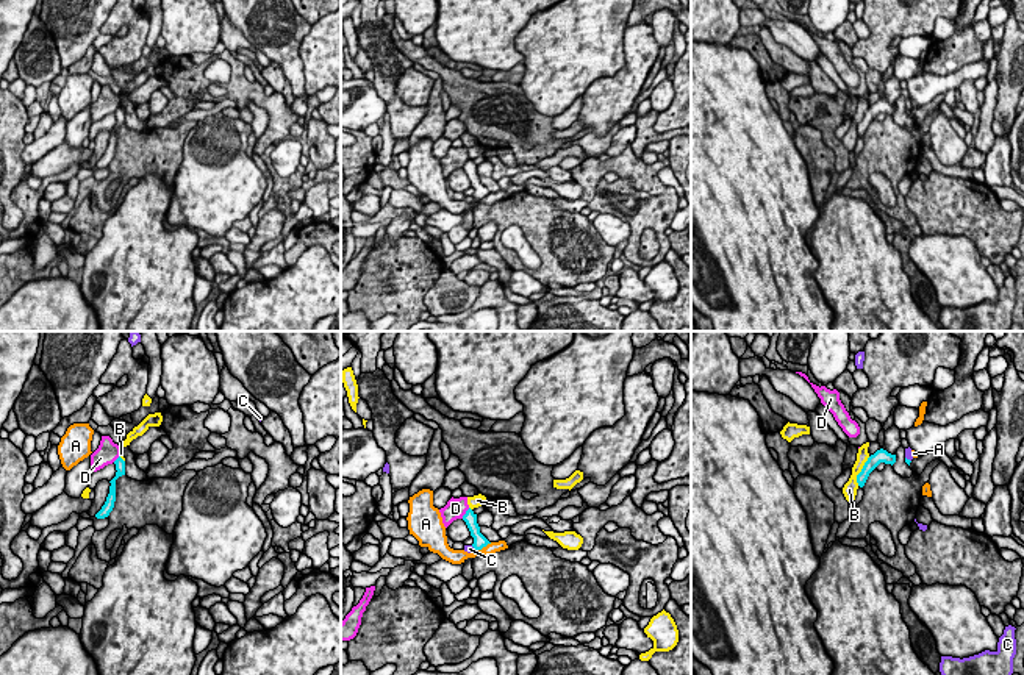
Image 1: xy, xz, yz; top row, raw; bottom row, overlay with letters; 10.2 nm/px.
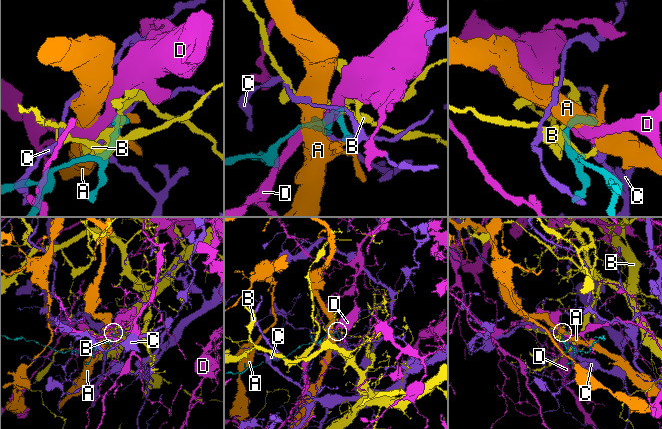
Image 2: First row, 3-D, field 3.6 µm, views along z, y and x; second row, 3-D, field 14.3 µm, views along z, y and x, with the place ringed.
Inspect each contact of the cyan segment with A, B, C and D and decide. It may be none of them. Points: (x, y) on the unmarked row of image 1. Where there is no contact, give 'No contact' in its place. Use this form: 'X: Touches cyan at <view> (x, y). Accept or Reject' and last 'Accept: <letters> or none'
A: Touches cyan at xz (482, 197). Reject
B: Touches cyan at yz (862, 121). Reject
C: Touches cyan at xz (474, 199). Reject
D: Touches cyan at xz (466, 163). Reject
Accept: none

